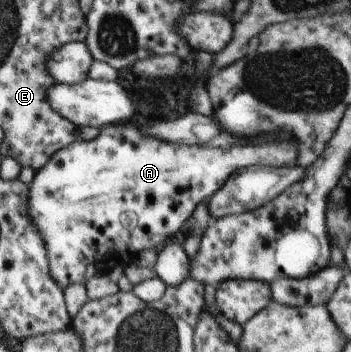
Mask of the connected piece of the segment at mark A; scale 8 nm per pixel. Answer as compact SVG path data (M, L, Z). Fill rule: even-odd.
M134 119L103 126L99 136L89 142L79 137L67 148L55 152L47 164L36 171L28 185L28 215L45 243L50 275L62 289L75 283L85 285L95 275L107 273L115 264L135 263L143 251L161 250L167 242L174 240L177 232L185 229L195 209L213 196L239 168L253 164L287 166L297 158L297 146L289 144L287 148L283 142L273 146L259 144L257 148L235 146L229 150L205 145L183 146L153 138L145 128L145 121Z

